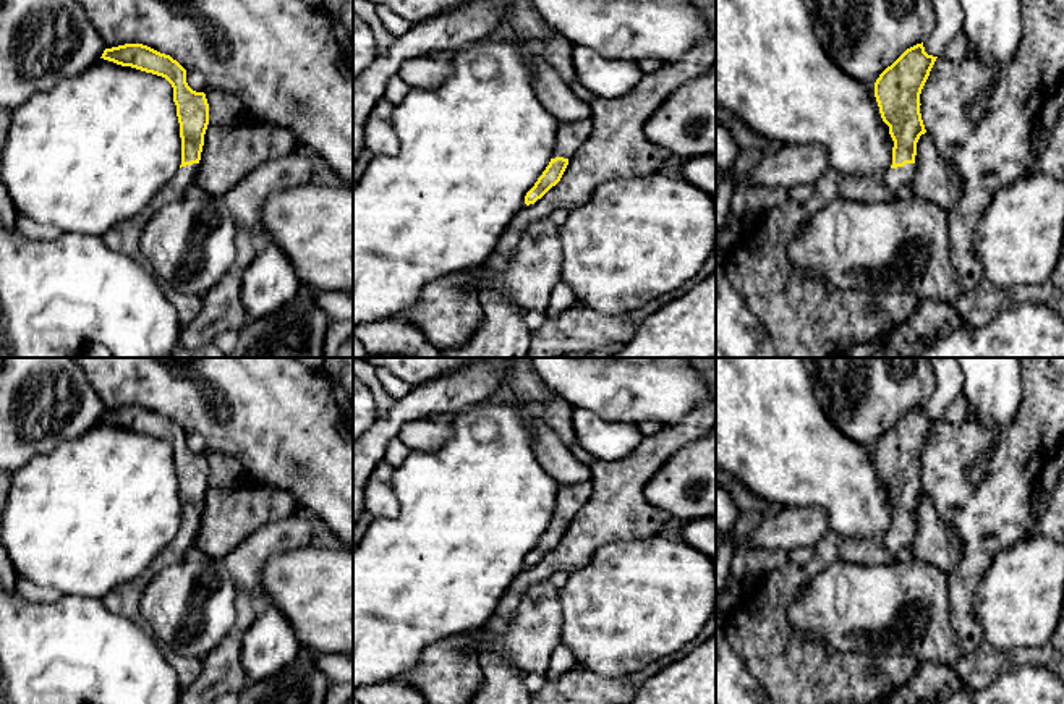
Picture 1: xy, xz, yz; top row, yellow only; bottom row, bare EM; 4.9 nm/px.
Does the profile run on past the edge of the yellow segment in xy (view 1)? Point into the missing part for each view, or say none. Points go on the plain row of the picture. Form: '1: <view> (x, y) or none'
1: xy (123, 601)

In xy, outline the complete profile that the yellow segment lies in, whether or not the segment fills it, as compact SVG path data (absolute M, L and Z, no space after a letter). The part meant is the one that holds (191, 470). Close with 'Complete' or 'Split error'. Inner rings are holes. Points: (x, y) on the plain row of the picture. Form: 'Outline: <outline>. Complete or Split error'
Outline: M125 406L105 411L100 421L162 439L173 450L173 464L177 468L181 500L181 528L147 570L130 583L110 591L102 599L107 609L136 621L151 633L139 613L138 604L149 581L165 566L185 560L186 550L194 544L204 508L204 497L209 487L209 466L204 455L196 455L188 448L186 432L177 422L147 408Z. Split error

